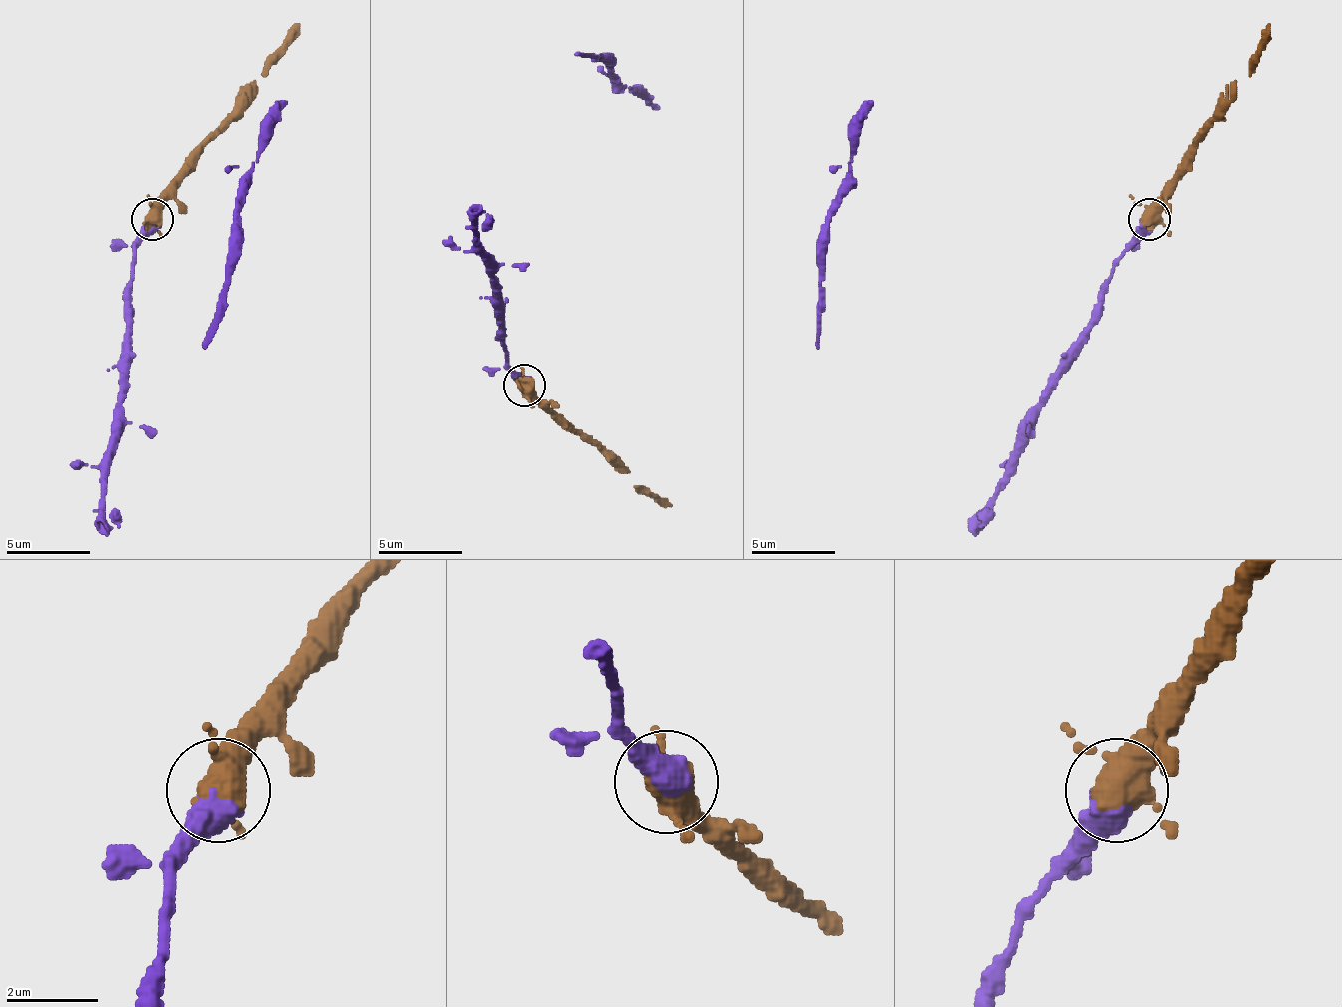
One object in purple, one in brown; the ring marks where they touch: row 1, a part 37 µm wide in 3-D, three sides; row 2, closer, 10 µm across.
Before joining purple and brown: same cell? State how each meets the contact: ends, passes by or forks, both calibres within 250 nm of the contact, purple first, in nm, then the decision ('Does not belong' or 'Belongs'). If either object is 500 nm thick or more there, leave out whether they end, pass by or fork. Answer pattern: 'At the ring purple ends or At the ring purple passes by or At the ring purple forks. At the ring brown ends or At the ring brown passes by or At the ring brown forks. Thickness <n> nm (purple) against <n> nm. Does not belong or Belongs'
Thickness 600 nm (purple) against 440 nm. Belongs

